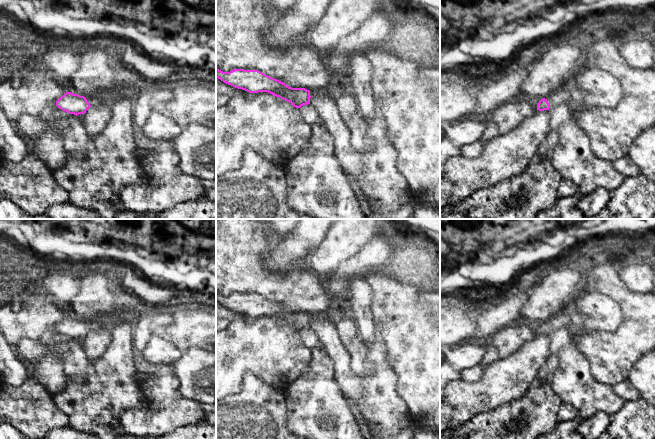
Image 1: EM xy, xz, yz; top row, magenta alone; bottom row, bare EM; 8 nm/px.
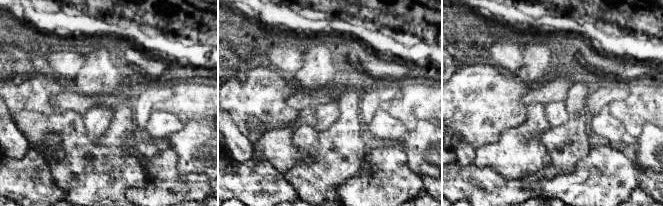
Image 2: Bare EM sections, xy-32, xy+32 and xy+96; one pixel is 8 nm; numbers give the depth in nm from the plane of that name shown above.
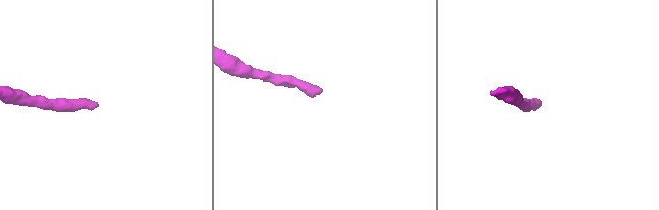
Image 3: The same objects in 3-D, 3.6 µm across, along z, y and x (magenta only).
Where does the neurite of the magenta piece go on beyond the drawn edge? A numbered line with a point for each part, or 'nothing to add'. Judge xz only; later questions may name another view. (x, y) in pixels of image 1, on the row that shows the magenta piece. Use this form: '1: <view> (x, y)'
nothing to add

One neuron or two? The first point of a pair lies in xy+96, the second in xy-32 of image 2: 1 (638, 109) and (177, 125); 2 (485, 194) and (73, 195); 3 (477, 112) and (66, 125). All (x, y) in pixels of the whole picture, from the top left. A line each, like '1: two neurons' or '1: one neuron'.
1: two neurons
2: two neurons
3: two neurons

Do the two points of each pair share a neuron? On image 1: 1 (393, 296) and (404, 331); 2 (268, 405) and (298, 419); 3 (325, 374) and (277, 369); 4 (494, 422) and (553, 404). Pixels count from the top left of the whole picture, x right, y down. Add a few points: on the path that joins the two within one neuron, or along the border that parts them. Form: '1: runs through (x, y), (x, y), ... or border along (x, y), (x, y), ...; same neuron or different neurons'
1: runs through (397, 305), (404, 312), (404, 322); same neuron
2: border along (284, 397), (288, 428); different neurons
3: border along (311, 357), (308, 369), (303, 376); different neurons
4: runs through (509, 418), (521, 407), (538, 407); same neuron

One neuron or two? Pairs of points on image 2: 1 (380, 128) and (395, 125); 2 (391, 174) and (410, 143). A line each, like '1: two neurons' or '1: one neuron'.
1: one neuron
2: two neurons

